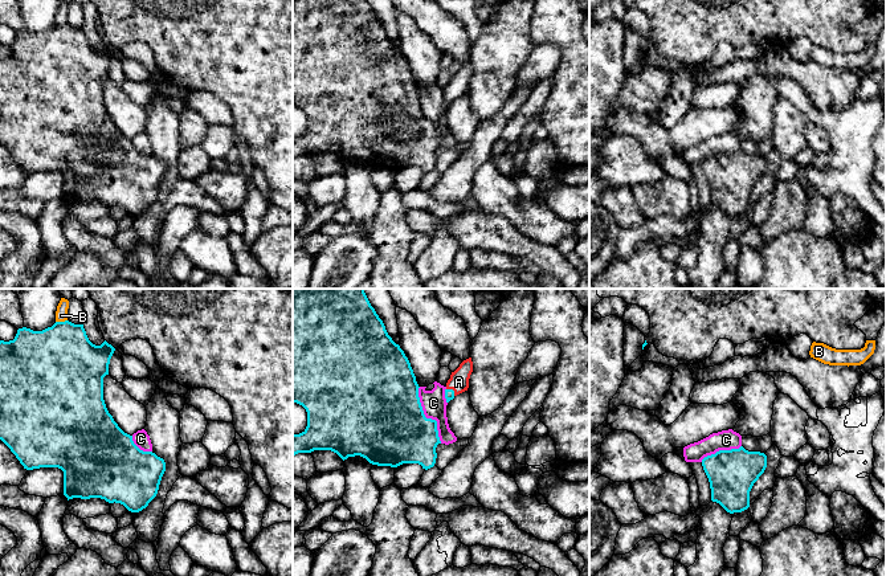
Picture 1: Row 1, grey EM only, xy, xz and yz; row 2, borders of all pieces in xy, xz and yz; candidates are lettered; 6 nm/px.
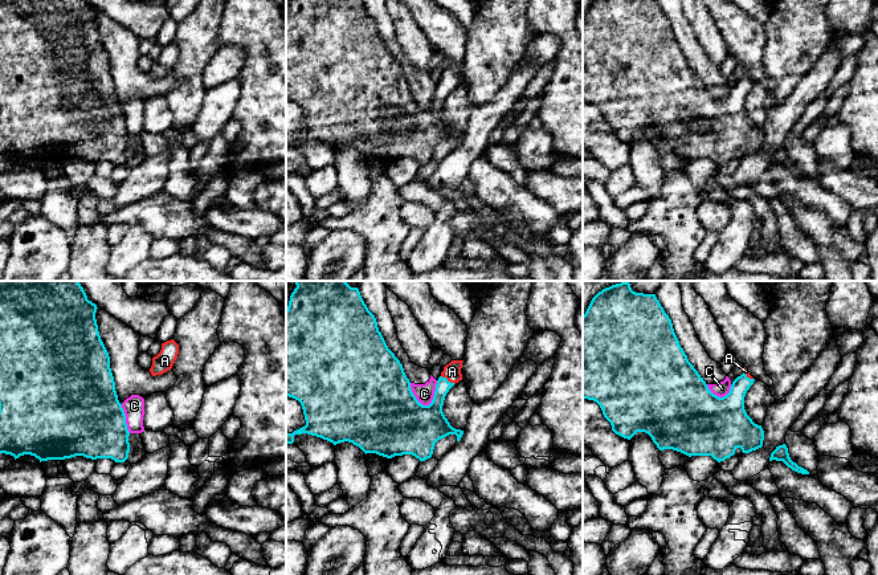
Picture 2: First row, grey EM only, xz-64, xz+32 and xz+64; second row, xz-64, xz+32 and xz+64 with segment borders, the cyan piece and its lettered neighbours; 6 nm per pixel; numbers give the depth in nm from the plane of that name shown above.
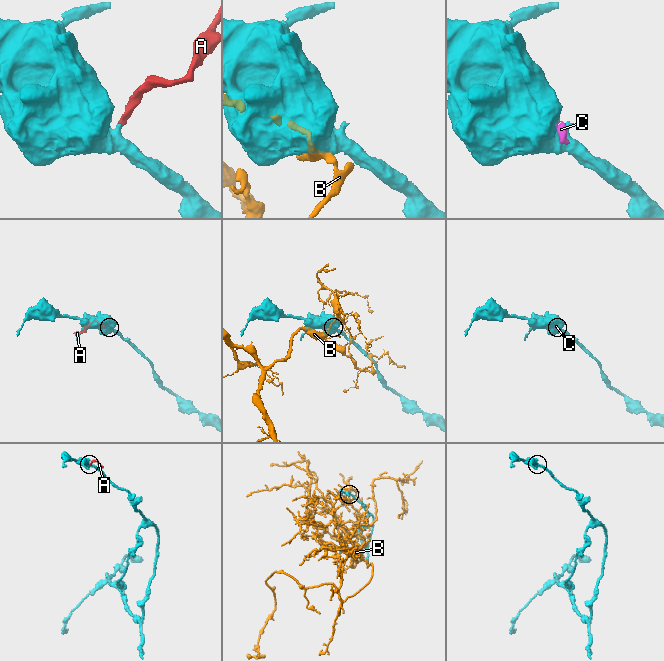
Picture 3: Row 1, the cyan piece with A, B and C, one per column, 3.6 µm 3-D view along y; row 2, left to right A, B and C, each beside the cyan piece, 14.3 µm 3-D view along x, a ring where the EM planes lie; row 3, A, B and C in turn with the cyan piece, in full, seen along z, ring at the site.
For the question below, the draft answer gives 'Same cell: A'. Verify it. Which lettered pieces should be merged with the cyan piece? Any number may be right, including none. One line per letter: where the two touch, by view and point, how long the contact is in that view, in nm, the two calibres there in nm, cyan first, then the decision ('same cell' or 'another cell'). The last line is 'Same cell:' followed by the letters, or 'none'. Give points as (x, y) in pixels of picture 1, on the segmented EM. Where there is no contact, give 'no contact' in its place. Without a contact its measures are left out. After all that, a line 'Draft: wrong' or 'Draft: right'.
A: meets cyan in xz at (452, 389); contact 70 nm long; 60 nm thick on the cyan side, 120 nm on the other; same cell
B: meets cyan in xy at (61, 322); contact 70 nm long; 460 nm thick on the cyan side, 80 nm on the other; another cell
C: meets cyan in xz at (425, 417); contact 380 nm long; 480 nm thick on the cyan side, 150 nm on the other; another cell
Same cell: A
Draft: right

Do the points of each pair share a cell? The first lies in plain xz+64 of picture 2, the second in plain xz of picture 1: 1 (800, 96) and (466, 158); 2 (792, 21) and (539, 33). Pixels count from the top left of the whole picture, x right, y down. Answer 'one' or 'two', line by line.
1: one
2: two

